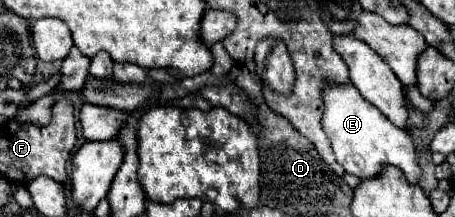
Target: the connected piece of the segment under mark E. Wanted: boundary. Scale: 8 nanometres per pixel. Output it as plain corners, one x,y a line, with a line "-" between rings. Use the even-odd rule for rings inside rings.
327,85
323,99
325,99
323,129
333,145
337,161
343,165
347,173
359,179
373,179
383,173
385,165
393,165
399,171
403,171
409,185
419,185
421,167
417,147
407,131
395,127
375,105
367,103
353,85
347,87

